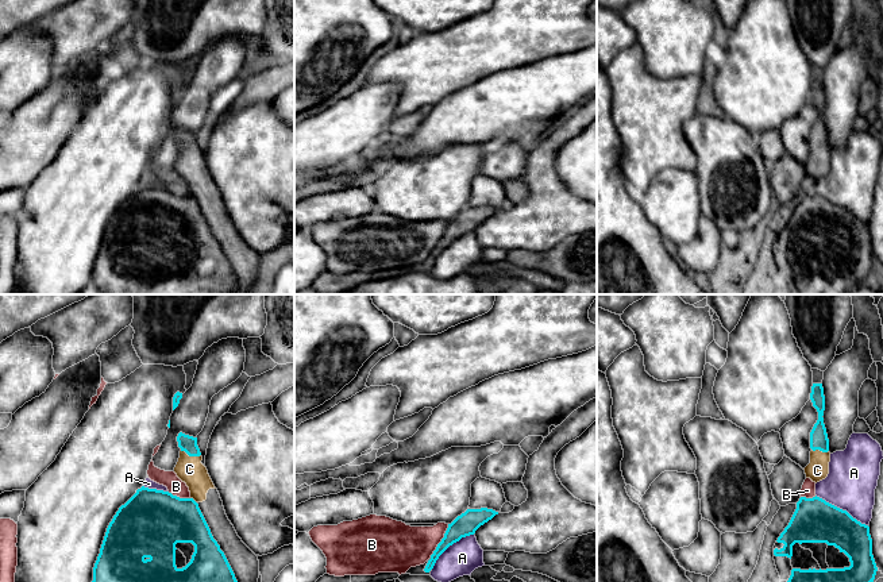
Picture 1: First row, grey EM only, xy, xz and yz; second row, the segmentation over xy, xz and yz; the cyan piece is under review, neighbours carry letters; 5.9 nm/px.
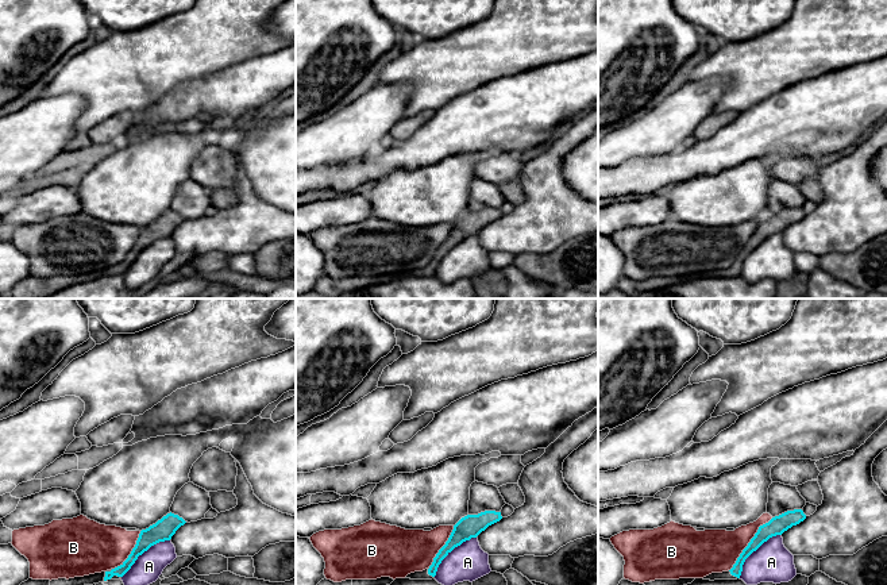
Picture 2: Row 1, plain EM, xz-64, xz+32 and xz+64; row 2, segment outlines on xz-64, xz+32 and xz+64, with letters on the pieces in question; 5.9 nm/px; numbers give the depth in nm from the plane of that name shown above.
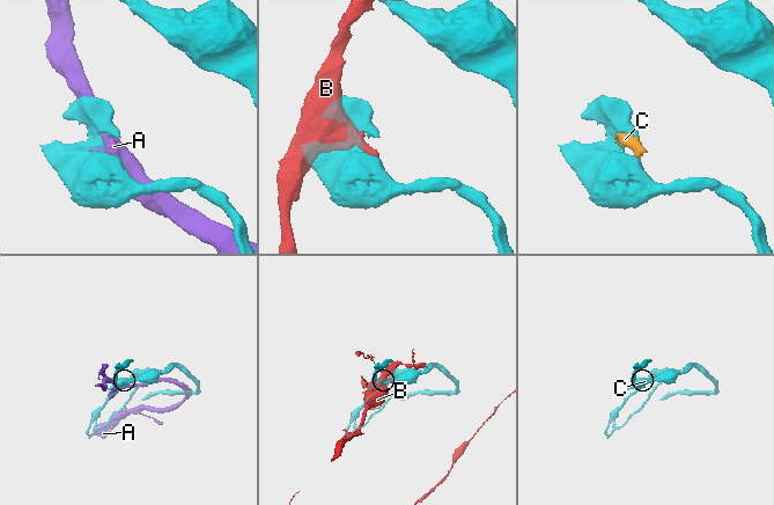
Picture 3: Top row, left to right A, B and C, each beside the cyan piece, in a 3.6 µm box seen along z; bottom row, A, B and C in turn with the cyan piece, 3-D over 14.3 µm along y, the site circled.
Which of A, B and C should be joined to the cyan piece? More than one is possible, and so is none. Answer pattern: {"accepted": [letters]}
{"accepted": ["C"]}

